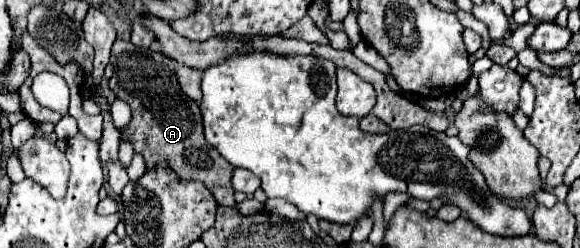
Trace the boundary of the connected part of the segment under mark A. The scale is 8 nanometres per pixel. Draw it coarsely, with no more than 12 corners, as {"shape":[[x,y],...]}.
{"shape":[[116,40],[122,138],[236,206],[234,168],[204,140],[174,62]]}

